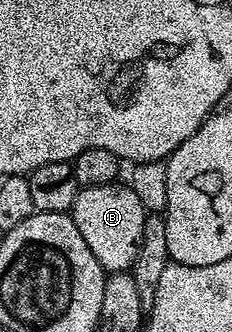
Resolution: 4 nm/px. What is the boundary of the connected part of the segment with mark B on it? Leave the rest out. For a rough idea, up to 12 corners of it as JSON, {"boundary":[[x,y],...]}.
{"boundary":[[116,182],[80,188],[69,215],[108,273],[137,258],[148,217]]}

